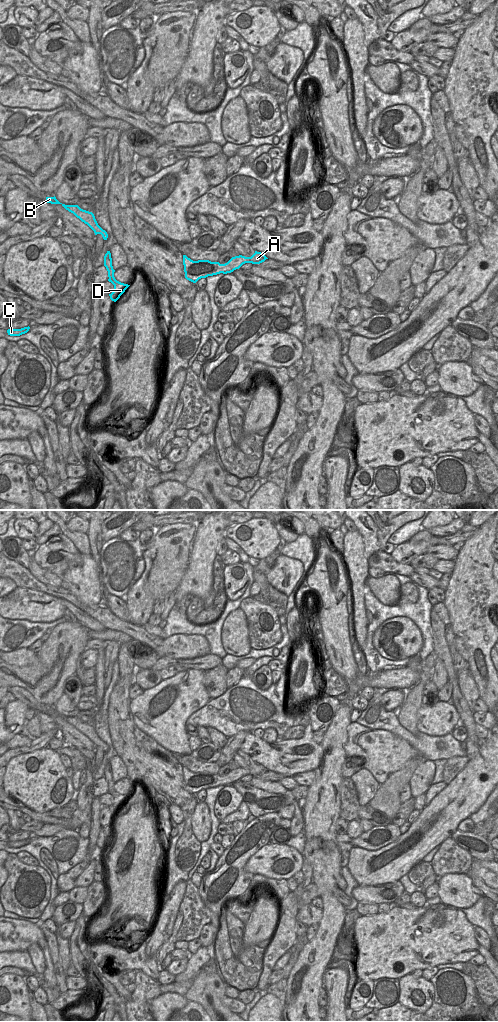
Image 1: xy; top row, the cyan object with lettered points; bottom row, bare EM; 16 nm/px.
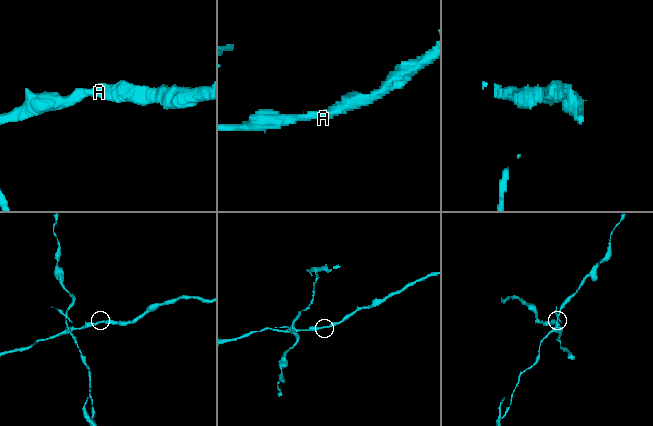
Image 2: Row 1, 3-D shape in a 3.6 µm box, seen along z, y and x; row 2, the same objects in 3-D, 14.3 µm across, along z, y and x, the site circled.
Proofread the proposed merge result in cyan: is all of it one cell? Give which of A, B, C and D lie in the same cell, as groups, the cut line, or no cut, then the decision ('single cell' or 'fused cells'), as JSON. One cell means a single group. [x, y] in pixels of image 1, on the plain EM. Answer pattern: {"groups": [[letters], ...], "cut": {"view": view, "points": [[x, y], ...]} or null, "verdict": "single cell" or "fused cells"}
{"groups": [["A", "C", "D"], ["B"]], "cut": {"view": "xy", "points": [[119, 794], [114, 798]]}, "verdict": "fused cells"}

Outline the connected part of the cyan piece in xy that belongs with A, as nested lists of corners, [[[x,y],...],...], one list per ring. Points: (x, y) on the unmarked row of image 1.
[[[255,763],[251,769],[242,767],[232,769],[227,775],[211,774],[209,772],[193,773],[183,767],[185,790],[196,795],[201,790],[217,787],[220,785],[231,785],[239,781],[245,775],[260,776],[268,771],[263,765]]]

